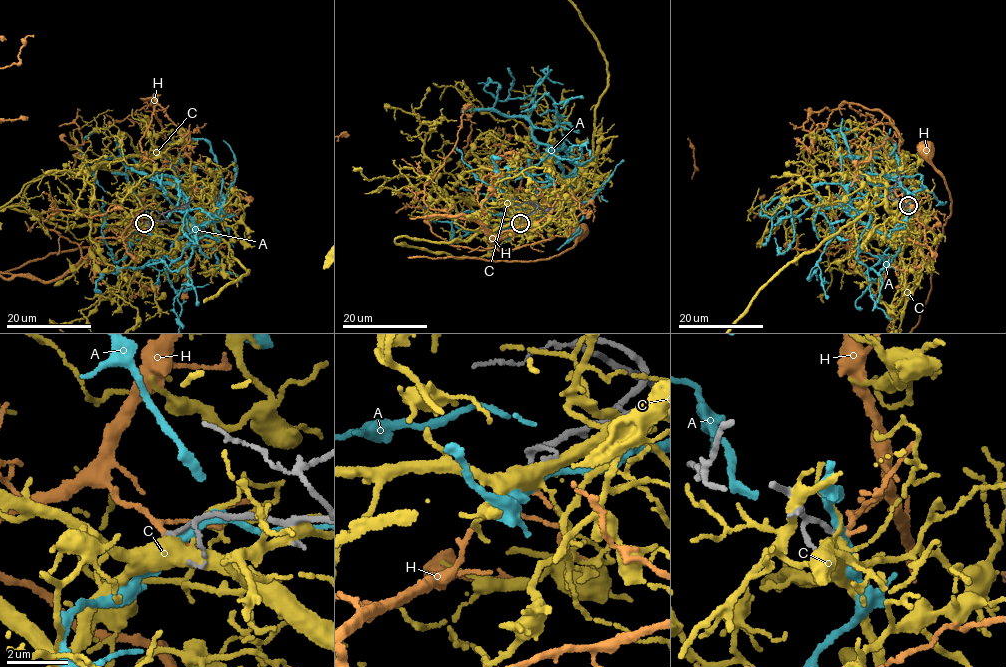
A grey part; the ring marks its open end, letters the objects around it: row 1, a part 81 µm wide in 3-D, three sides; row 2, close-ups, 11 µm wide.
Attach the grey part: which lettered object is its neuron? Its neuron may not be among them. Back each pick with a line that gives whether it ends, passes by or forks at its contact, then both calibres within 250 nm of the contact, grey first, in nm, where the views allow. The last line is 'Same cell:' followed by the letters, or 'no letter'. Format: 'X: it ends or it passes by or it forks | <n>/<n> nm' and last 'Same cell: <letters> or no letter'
H: it forks | 160/130 nm
Same cell: H

